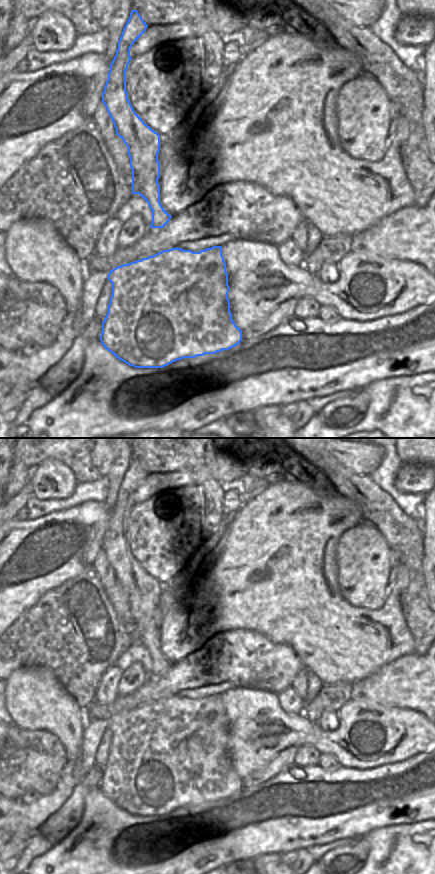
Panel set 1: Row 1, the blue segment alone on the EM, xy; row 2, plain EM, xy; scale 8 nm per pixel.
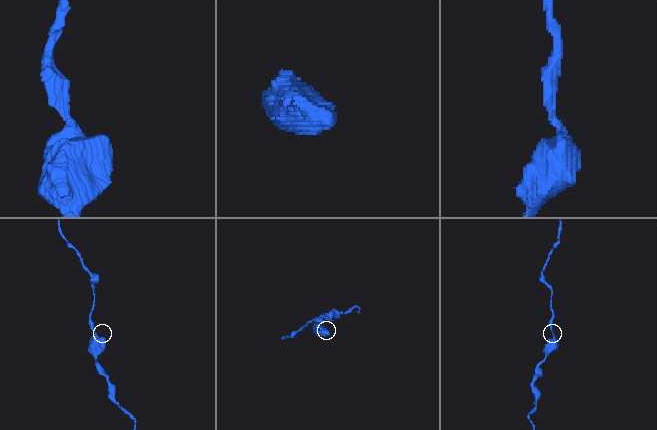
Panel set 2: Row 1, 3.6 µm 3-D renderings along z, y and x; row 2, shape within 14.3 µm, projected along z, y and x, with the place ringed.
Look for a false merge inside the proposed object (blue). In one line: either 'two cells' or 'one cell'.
one cell

